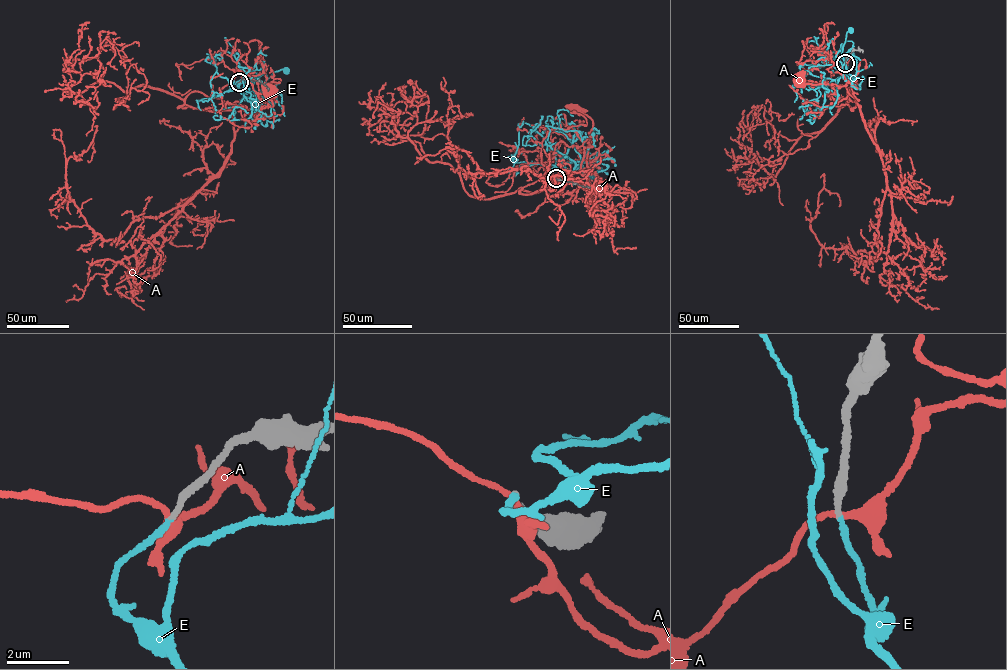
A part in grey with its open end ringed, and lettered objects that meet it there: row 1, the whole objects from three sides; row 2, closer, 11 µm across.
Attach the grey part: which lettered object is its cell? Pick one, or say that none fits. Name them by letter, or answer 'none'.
E

